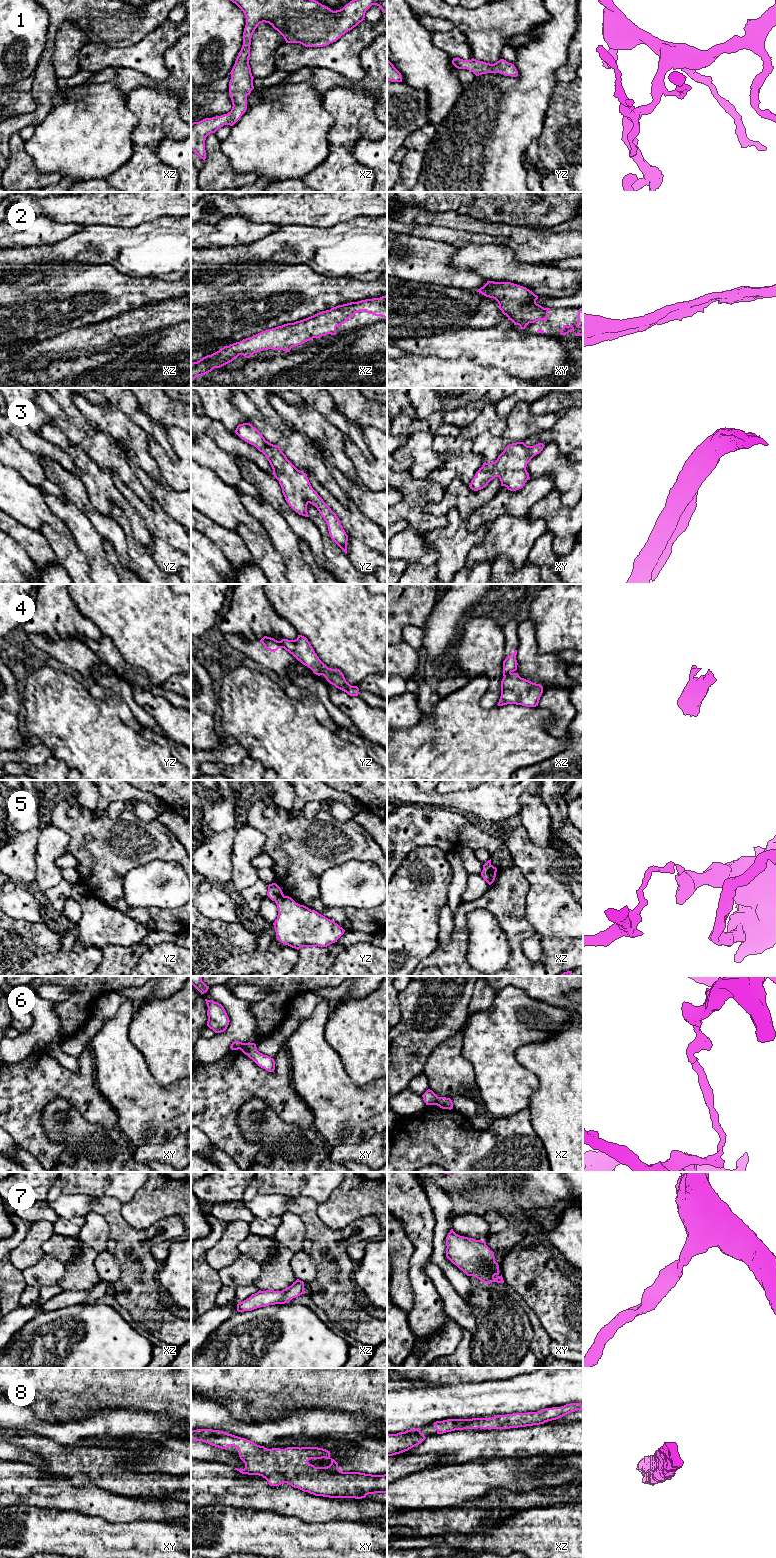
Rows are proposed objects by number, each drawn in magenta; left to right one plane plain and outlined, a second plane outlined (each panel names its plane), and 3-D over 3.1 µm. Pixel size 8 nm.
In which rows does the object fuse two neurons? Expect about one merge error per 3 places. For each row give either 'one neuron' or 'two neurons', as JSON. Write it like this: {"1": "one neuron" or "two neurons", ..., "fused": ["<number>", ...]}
{"1": "one neuron", "2": "one neuron", "3": "one neuron", "4": "two neurons", "5": "two neurons", "6": "two neurons", "7": "one neuron", "8": "one neuron", "fused": ["4", "5", "6"]}

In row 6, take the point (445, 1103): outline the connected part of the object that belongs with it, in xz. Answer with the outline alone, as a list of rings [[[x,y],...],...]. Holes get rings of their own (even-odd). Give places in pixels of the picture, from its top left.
[[[438,1097],[436,1105],[442,1109],[449,1109],[449,1110],[453,1109],[452,1100],[446,1097]]]

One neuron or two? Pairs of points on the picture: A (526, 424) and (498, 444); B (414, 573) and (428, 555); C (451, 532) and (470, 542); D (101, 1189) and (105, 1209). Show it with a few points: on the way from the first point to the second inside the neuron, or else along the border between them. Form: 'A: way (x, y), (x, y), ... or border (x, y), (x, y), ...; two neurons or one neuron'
A: way (519, 427), (505, 439); one neuron
B: border (409, 563), (420, 563), (423, 566), (434, 564); two neurons
C: way (456, 537), (460, 541), (465, 541); one neuron
D: border (94, 1197), (114, 1197), (121, 1204); two neurons

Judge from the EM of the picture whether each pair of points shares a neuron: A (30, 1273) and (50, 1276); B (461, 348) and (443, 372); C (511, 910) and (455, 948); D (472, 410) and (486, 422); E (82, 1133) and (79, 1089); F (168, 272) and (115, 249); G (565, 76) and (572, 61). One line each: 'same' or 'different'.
A: same
B: different
C: same
D: different
E: different
F: same
G: same

